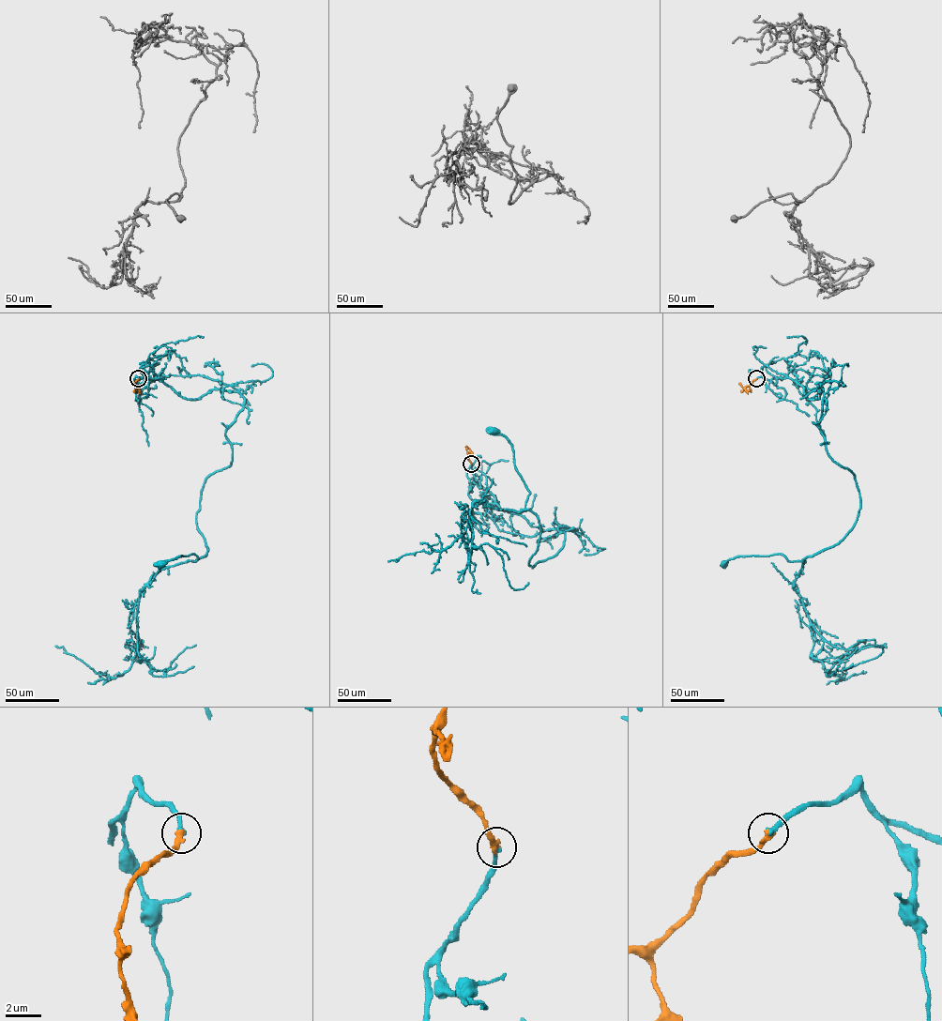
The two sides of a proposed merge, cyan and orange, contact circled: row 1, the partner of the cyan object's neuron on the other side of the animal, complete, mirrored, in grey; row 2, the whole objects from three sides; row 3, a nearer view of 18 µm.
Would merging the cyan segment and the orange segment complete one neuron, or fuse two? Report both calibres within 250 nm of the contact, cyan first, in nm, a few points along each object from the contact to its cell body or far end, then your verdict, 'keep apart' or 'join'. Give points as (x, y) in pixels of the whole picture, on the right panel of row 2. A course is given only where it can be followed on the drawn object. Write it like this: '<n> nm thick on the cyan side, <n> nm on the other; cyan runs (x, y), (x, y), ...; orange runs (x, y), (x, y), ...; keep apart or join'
320 nm thick on the cyan side, 360 nm on the other; cyan runs (756, 378), (789, 378), (808, 399), (823, 389), (828, 453), (853, 474), (860, 509), (802, 561), (724, 563); orange runs (756, 378), (744, 388), (738, 383); join

